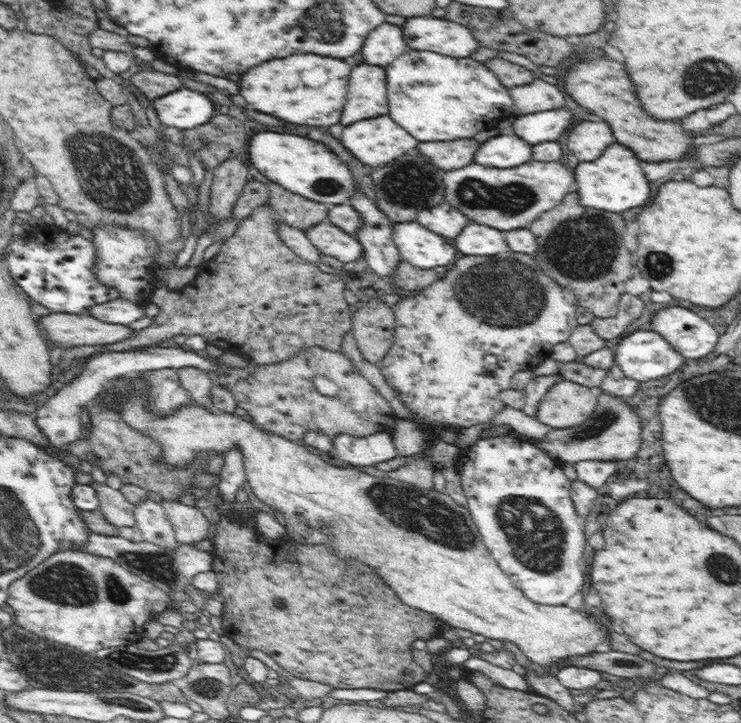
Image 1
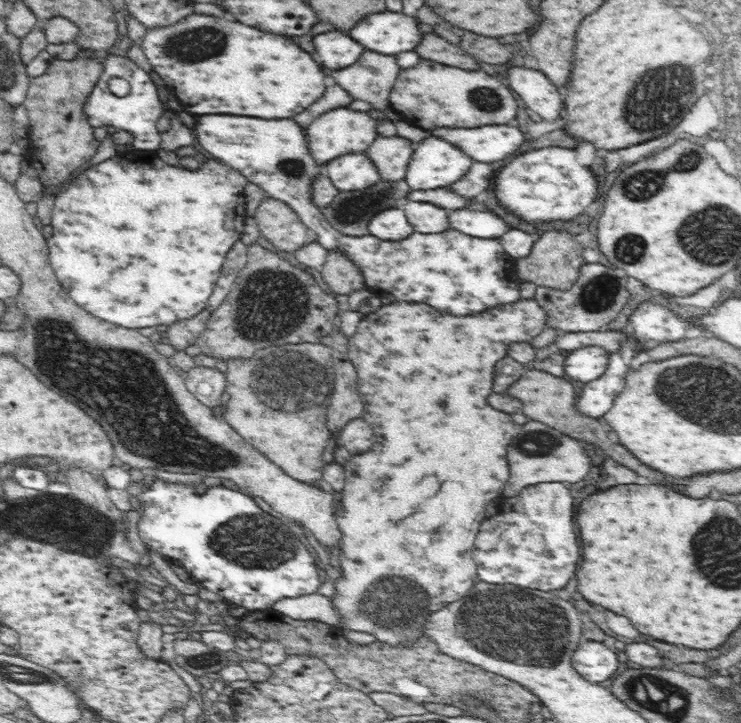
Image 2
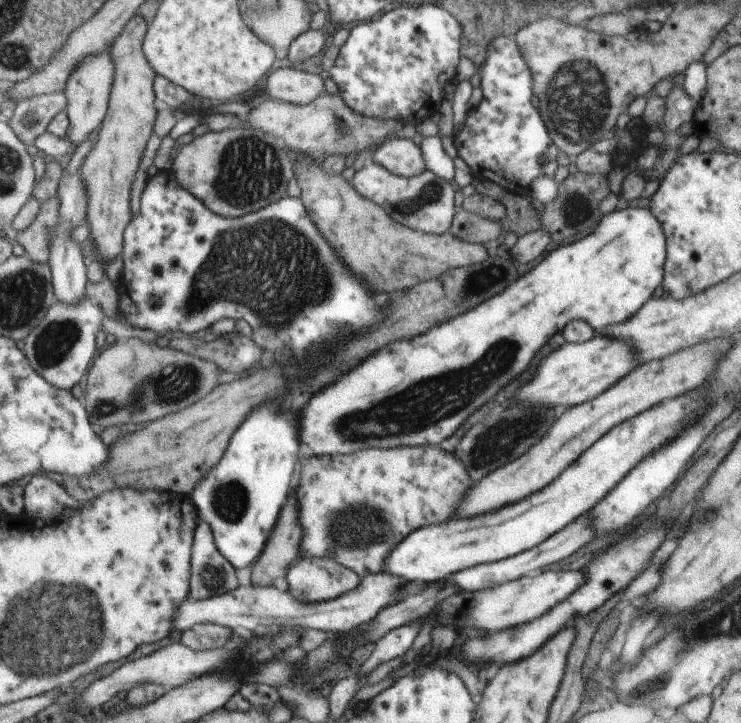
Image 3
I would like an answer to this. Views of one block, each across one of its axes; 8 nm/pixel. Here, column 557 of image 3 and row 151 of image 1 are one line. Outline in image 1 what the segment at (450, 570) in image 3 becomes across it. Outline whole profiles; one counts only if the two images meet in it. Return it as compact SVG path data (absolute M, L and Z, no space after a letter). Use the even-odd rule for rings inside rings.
M496 136L484 142L476 162L492 168L514 168L532 160L532 146L518 136Z

